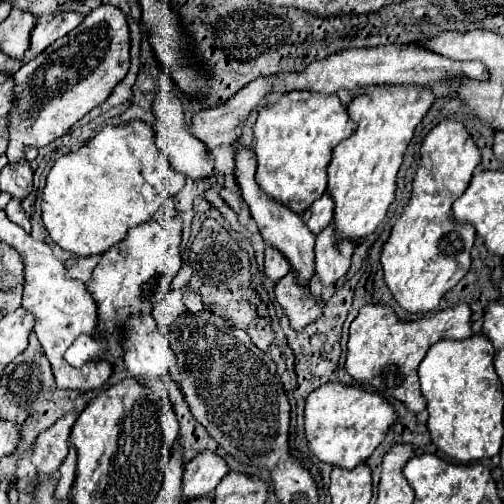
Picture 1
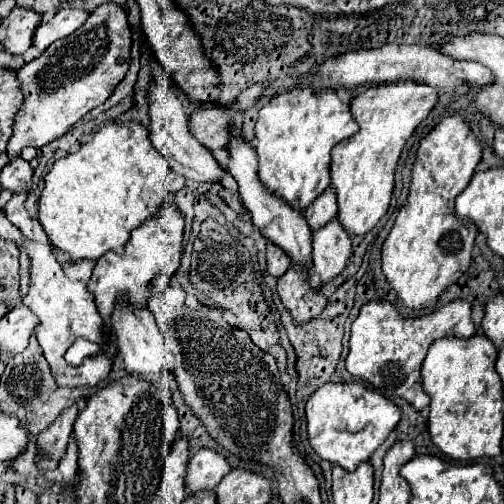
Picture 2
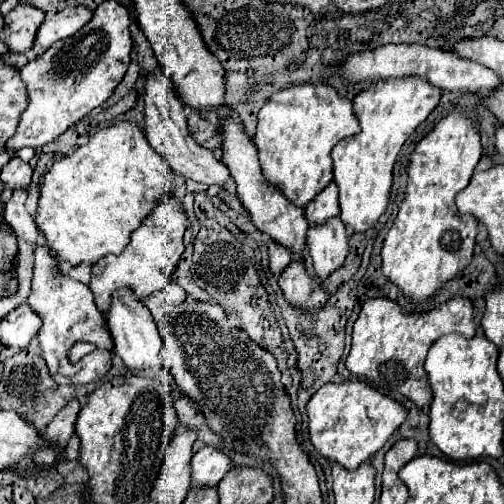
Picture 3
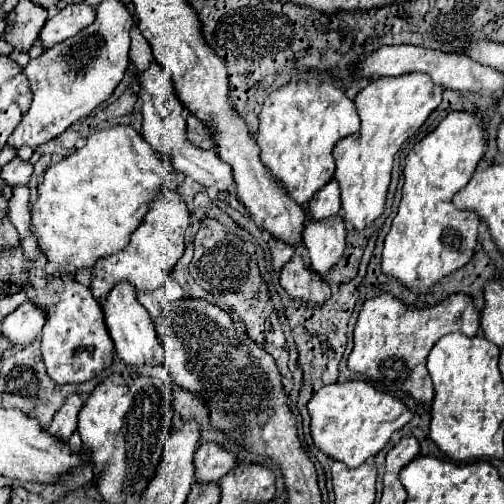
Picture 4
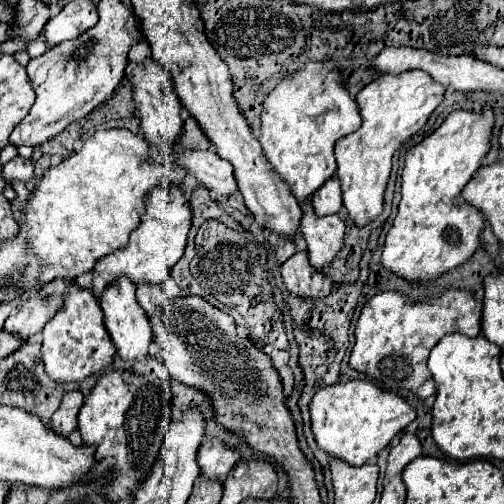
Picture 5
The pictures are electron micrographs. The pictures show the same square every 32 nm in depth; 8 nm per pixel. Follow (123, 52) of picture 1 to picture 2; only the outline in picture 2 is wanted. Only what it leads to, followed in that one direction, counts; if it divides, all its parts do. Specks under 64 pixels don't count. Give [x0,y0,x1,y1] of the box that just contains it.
[6,2,132,160]

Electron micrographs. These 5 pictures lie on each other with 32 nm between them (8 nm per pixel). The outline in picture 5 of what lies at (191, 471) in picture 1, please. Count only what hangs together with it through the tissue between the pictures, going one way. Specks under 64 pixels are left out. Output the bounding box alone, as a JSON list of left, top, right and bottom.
[196,438,240,478]

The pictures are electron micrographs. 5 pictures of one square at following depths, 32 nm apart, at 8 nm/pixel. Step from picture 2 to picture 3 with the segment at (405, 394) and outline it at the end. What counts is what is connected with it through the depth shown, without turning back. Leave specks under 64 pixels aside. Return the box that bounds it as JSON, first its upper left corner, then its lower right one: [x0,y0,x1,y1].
[346,298,476,408]

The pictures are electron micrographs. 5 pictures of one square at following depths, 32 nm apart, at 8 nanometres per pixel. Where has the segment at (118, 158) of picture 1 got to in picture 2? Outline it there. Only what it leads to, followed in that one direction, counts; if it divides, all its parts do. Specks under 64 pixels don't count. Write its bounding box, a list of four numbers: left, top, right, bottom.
[40,122,185,260]

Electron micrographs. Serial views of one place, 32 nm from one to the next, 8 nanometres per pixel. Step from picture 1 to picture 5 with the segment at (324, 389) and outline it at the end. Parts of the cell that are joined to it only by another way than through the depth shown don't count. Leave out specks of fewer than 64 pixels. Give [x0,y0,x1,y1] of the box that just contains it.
[310,380,416,466]

